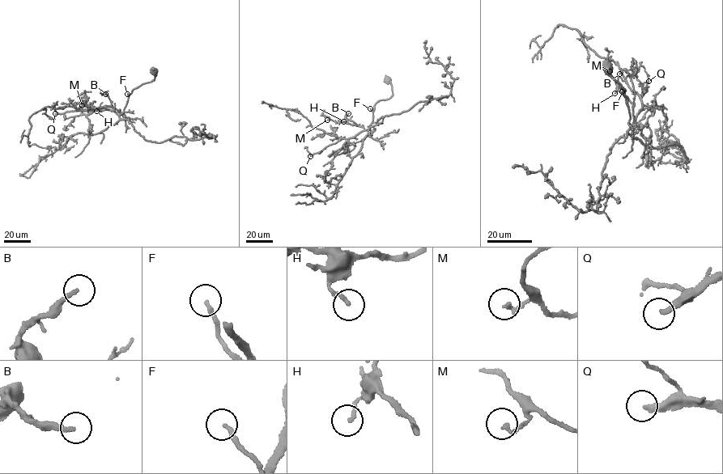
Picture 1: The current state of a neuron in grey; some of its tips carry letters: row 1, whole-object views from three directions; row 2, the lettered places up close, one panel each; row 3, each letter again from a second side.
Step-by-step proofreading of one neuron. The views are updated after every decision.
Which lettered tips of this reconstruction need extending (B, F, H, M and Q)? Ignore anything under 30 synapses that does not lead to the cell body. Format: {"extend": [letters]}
{"extend": ["Q"]}

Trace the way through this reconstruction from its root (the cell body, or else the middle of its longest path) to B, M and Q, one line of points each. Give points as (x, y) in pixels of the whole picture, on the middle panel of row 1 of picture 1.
B: (387, 80), (393, 94), (376, 103), (368, 129), (348, 120), (345, 116), (348, 113)
M: (387, 80), (392, 86), (393, 94), (389, 99), (376, 103), (373, 120), (368, 129), (327, 120)
Q: (387, 80), (393, 94), (376, 103), (368, 129), (340, 138), (310, 156)

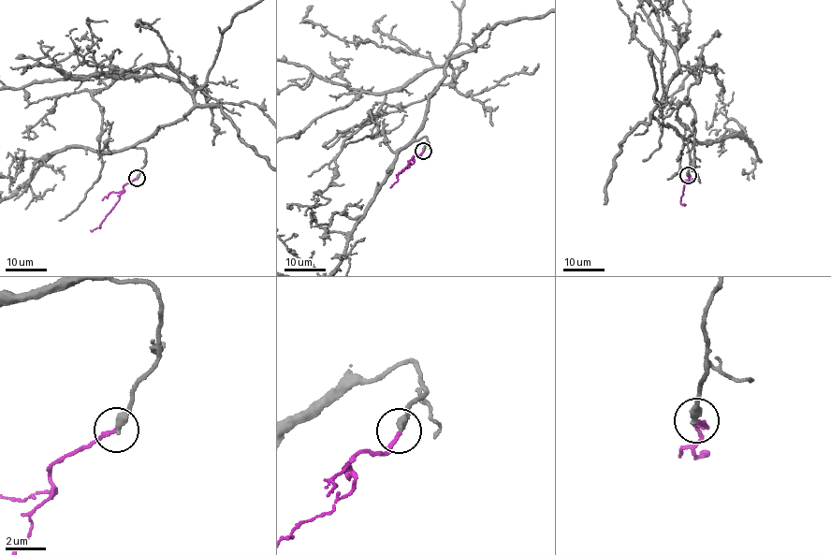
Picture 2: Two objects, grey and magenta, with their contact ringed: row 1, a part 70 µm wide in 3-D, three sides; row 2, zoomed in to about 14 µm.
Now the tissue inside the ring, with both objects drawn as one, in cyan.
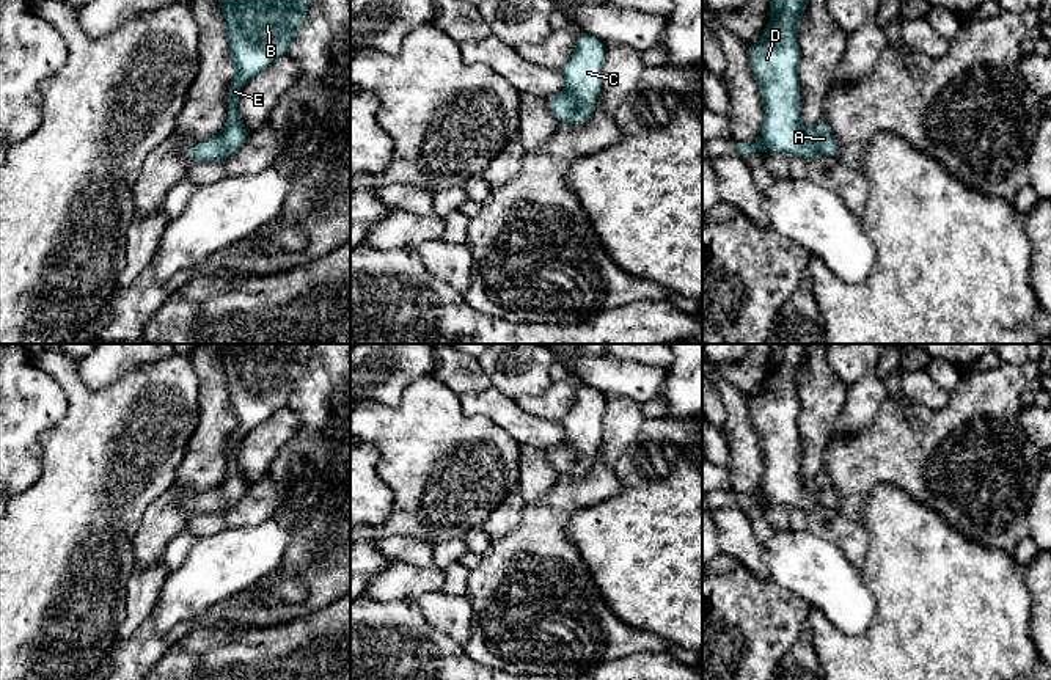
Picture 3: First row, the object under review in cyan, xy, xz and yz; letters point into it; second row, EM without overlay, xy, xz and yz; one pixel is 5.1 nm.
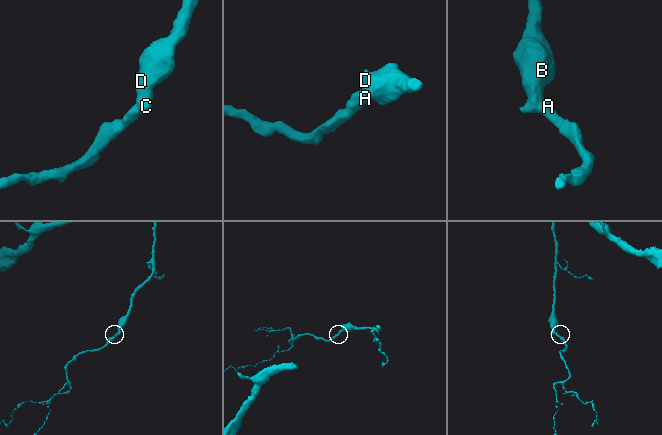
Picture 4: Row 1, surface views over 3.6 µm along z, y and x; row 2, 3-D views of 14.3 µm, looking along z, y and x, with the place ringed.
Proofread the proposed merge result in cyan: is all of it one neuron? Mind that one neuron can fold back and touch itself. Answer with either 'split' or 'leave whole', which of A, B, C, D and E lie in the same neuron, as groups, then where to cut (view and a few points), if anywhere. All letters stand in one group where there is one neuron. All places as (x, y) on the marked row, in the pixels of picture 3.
leave whole; groups A B C D E; cut none

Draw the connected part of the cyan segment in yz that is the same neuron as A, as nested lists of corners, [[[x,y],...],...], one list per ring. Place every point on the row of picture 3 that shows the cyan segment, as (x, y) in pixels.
[[[770,0],[771,17],[756,44],[746,44],[749,68],[757,79],[760,97],[764,99],[765,118],[762,124],[762,141],[734,141],[732,151],[743,159],[759,152],[762,144],[770,154],[787,154],[809,160],[825,154],[839,157],[839,146],[828,126],[822,118],[807,132],[801,127],[800,79],[796,68],[800,64],[798,22],[806,13],[809,0]]]

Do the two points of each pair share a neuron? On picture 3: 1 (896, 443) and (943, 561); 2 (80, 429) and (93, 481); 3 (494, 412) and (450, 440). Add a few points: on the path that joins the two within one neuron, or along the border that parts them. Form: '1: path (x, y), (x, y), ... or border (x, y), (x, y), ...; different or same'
1: border (886, 484), (905, 490), (949, 523); different
2: path (93, 442), (93, 468); same
3: border (457, 396), (465, 415), (489, 418), (514, 440); different

